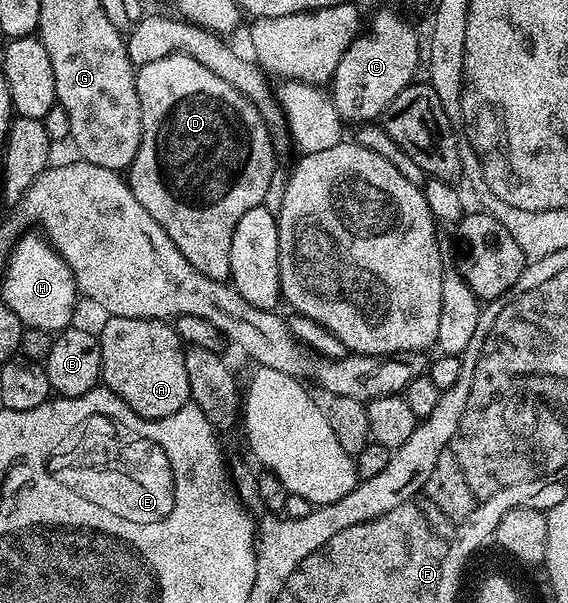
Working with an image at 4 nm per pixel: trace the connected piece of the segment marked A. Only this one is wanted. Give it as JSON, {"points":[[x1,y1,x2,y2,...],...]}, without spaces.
{"points":[[110,316,98,336,102,351,101,383,137,416,159,420,191,403,185,351,177,331,165,320]]}

